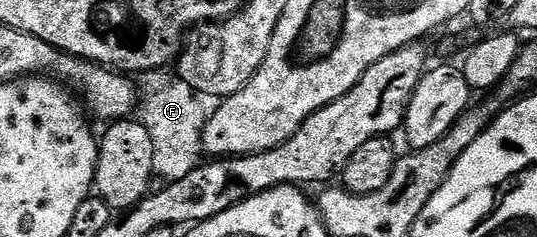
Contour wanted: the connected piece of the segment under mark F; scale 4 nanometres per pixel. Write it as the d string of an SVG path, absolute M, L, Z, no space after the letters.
M162 70L145 71L141 78L136 118L152 136L153 170L167 182L175 182L188 176L201 163L203 128L208 119L220 110L224 100L197 93L187 82L175 80L172 76L171 79Z

